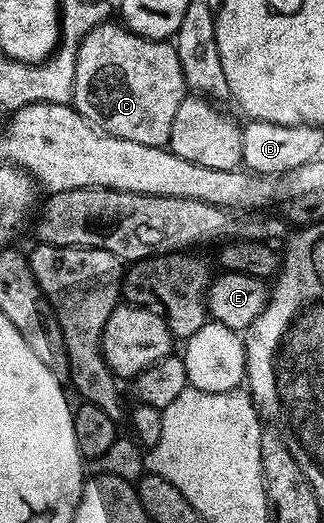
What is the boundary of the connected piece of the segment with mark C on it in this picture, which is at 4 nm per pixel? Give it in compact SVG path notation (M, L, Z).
M110 20L87 32L87 36L79 44L71 105L103 134L123 140L135 140L135 144L168 147L171 120L175 120L175 111L186 97L183 68L179 64L177 47L172 41L156 42L144 38L131 32L124 24Z

